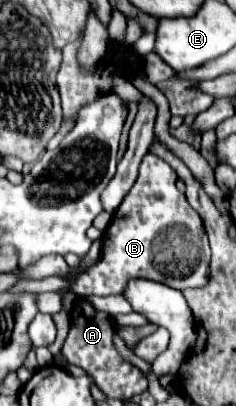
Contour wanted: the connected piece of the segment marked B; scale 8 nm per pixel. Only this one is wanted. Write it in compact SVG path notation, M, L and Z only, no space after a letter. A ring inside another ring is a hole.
M147 153L139 177L113 213L101 237L101 257L87 271L75 275L71 291L77 295L121 295L129 279L151 279L173 289L205 287L209 283L211 249L201 217L175 187L175 171L157 155Z

